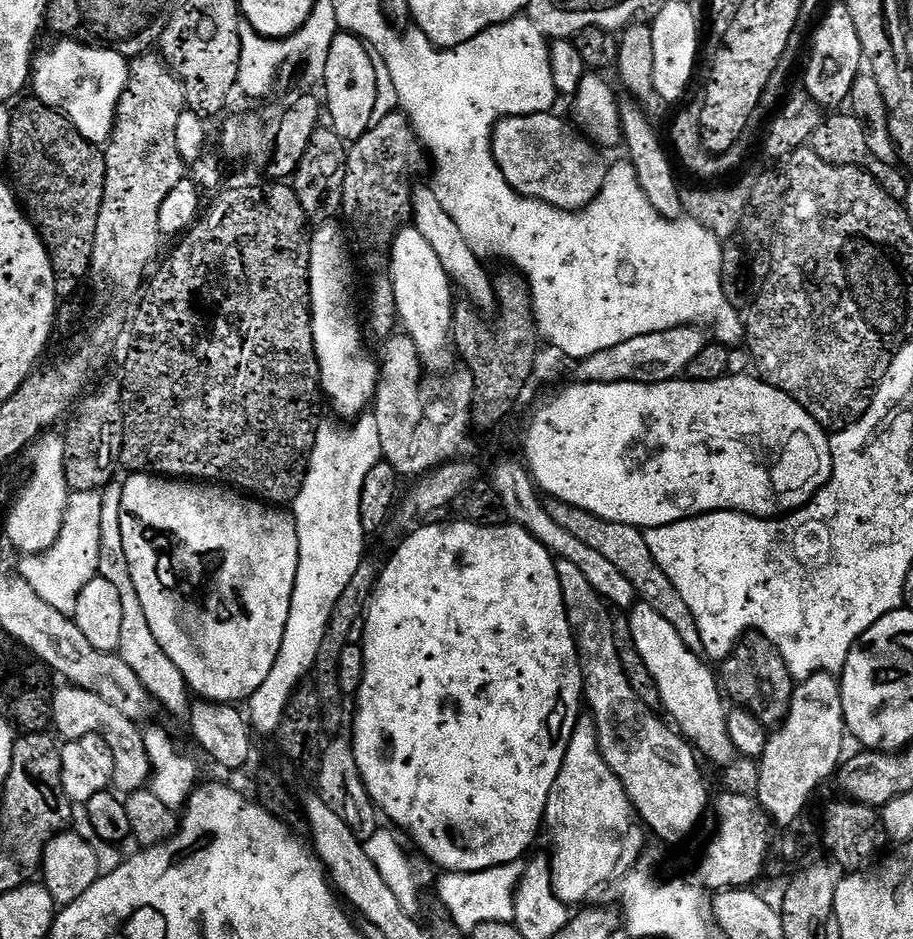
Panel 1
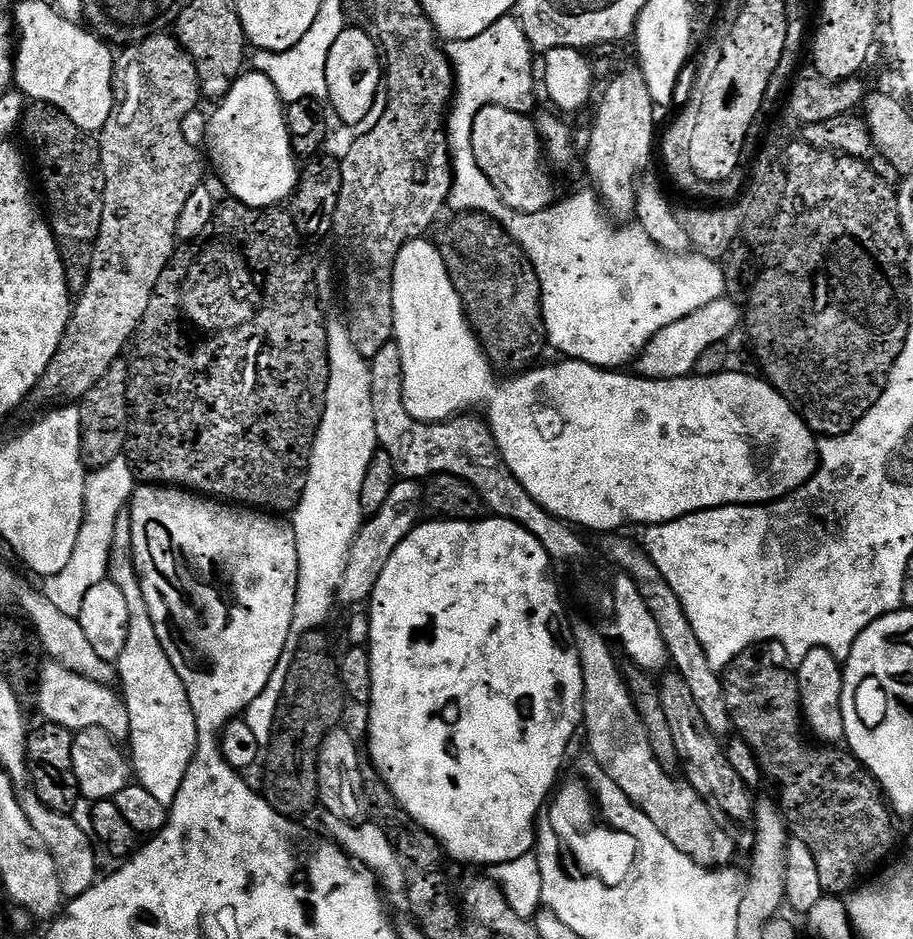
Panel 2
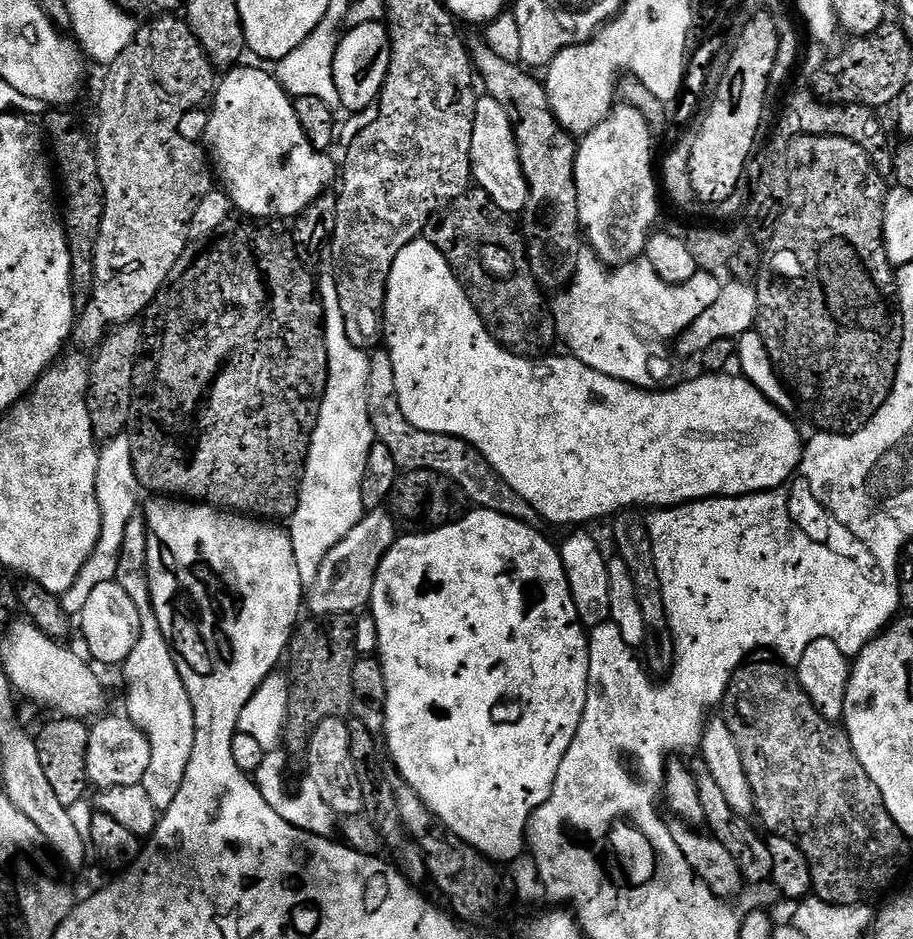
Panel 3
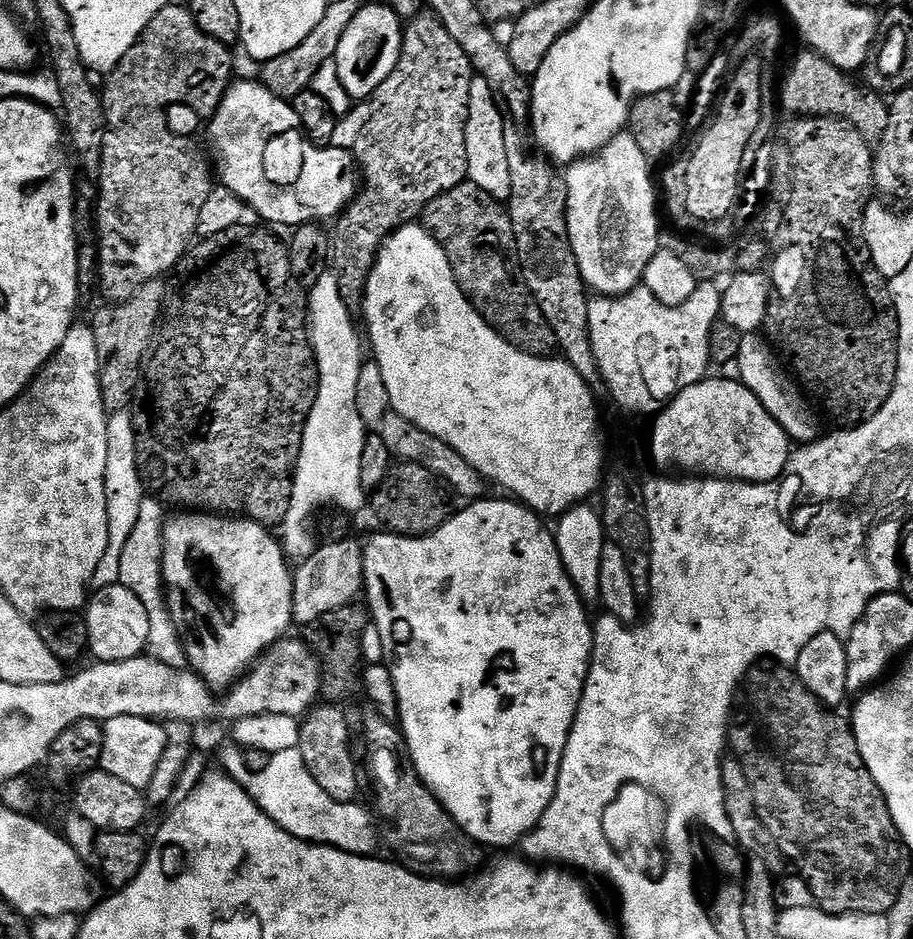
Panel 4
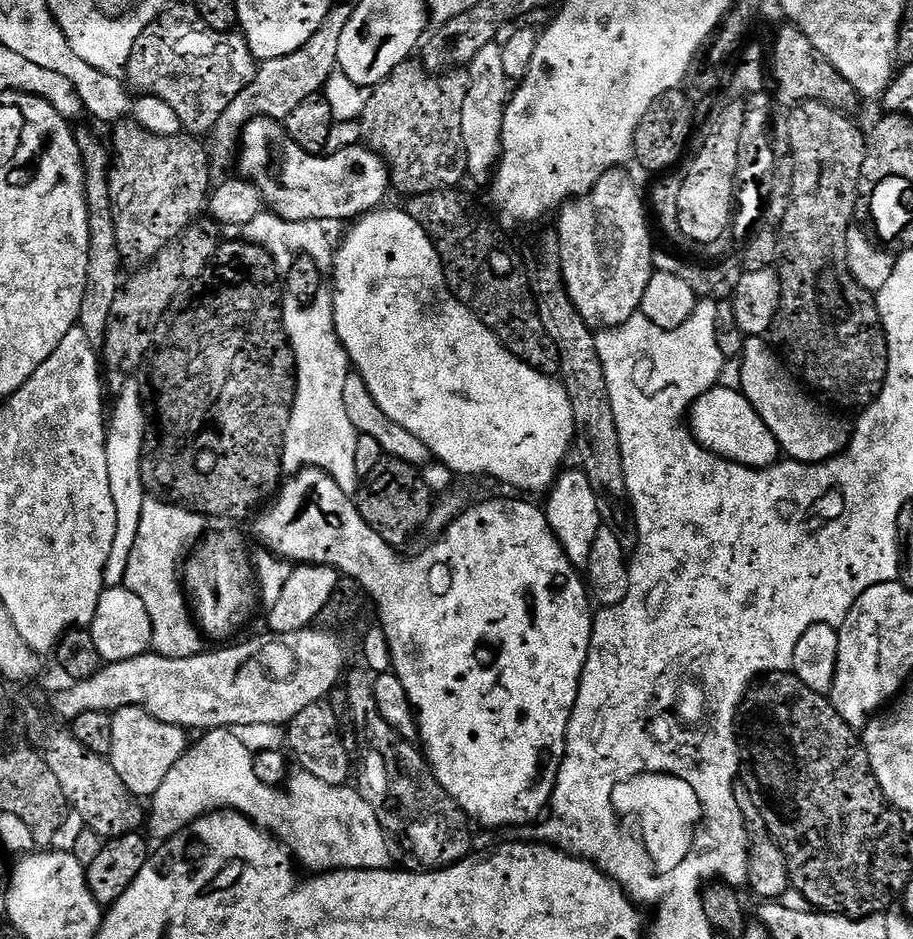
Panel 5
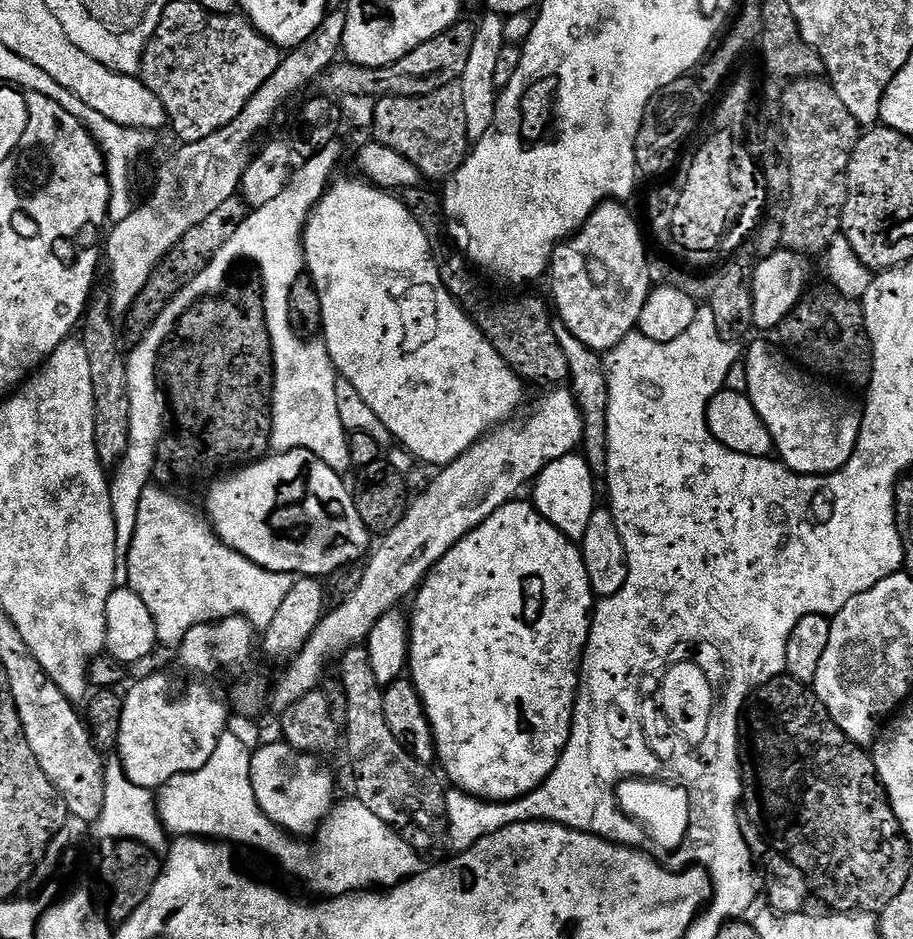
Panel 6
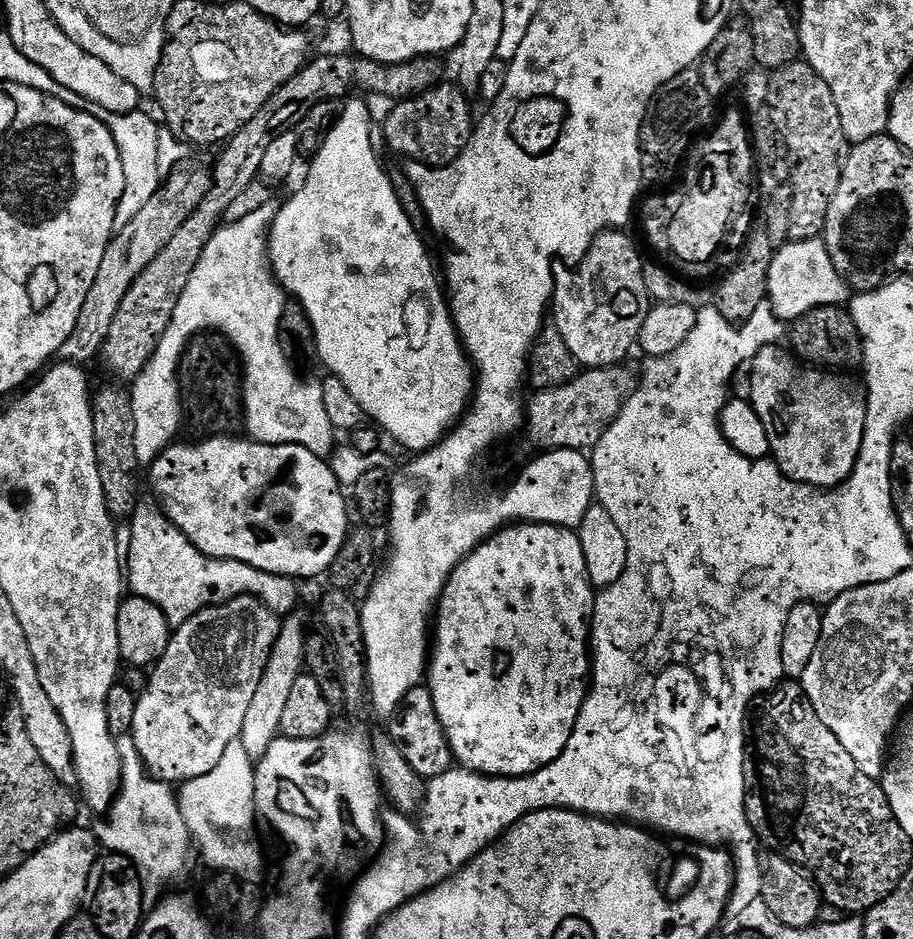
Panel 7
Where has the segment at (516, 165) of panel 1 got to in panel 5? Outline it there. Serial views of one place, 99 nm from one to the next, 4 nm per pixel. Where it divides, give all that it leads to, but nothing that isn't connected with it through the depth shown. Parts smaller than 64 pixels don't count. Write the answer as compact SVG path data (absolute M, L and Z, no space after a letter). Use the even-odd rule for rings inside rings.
M499 43L486 46L474 57L474 62L468 65L468 93L466 94L466 106L462 106L462 138L466 146L466 158L468 159L468 176L471 179L487 181L496 171L496 165L502 155L500 151L500 139L502 138L502 122L504 110L508 107L510 99L510 81L506 70L502 70L502 47Z

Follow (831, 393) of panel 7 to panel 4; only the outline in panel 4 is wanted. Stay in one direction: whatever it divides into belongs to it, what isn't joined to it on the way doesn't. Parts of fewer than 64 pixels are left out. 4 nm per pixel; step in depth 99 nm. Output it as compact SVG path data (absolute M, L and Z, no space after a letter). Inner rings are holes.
M742 335L742 350L738 350L738 358L734 364L735 367L740 367L740 373L738 373L740 383L755 394L758 402L766 406L766 410L770 410L770 418L774 418L774 422L778 422L778 426L786 430L789 441L803 446L820 439L821 417L819 415L816 417L812 413L813 405L806 399L805 393L790 379L789 373L782 367L781 361L774 355L773 349L763 335Z

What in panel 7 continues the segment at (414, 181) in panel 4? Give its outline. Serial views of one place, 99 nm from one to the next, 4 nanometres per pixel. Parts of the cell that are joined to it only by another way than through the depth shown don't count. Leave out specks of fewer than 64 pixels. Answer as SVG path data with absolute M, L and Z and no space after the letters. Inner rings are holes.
M441 82L428 92L403 99L382 125L384 140L396 152L401 152L412 162L433 166L452 164L470 142L474 131L474 116L468 109L469 97L455 83Z

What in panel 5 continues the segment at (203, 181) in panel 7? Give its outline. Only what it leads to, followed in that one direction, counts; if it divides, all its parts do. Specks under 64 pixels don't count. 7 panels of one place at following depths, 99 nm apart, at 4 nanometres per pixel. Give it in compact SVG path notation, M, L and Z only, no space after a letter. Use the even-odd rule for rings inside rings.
M351 3L333 5L322 26L297 52L282 58L265 60L257 67L255 78L241 90L238 98L230 102L229 108L211 130L206 147L208 163L212 165L213 173L220 174L231 164L233 167L238 156L239 135L244 131L244 125L249 124L251 120L257 120L259 116L266 116L269 120L277 122L287 121L297 106L306 102L306 98L325 91L327 80L337 69L339 39L342 38L346 23L350 22L353 10L354 6Z

